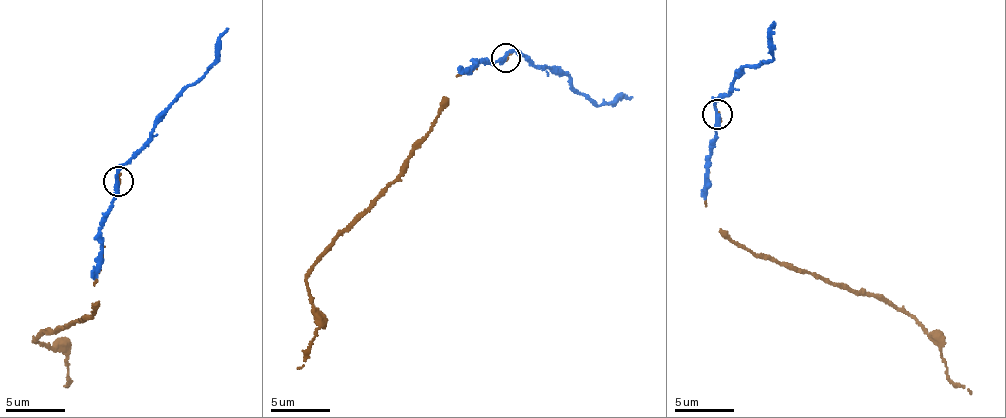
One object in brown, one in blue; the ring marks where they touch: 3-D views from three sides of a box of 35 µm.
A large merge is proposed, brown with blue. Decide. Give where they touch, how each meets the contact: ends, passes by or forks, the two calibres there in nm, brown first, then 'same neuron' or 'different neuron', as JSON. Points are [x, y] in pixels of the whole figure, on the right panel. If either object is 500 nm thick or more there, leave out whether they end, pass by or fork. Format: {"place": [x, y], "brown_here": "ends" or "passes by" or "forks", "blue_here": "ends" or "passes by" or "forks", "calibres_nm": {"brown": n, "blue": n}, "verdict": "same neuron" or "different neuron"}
{"place": [717, 114], "brown_here": "ends", "blue_here": "passes by", "calibres_nm": {"brown": 240, "blue": 280}, "verdict": "same neuron"}

